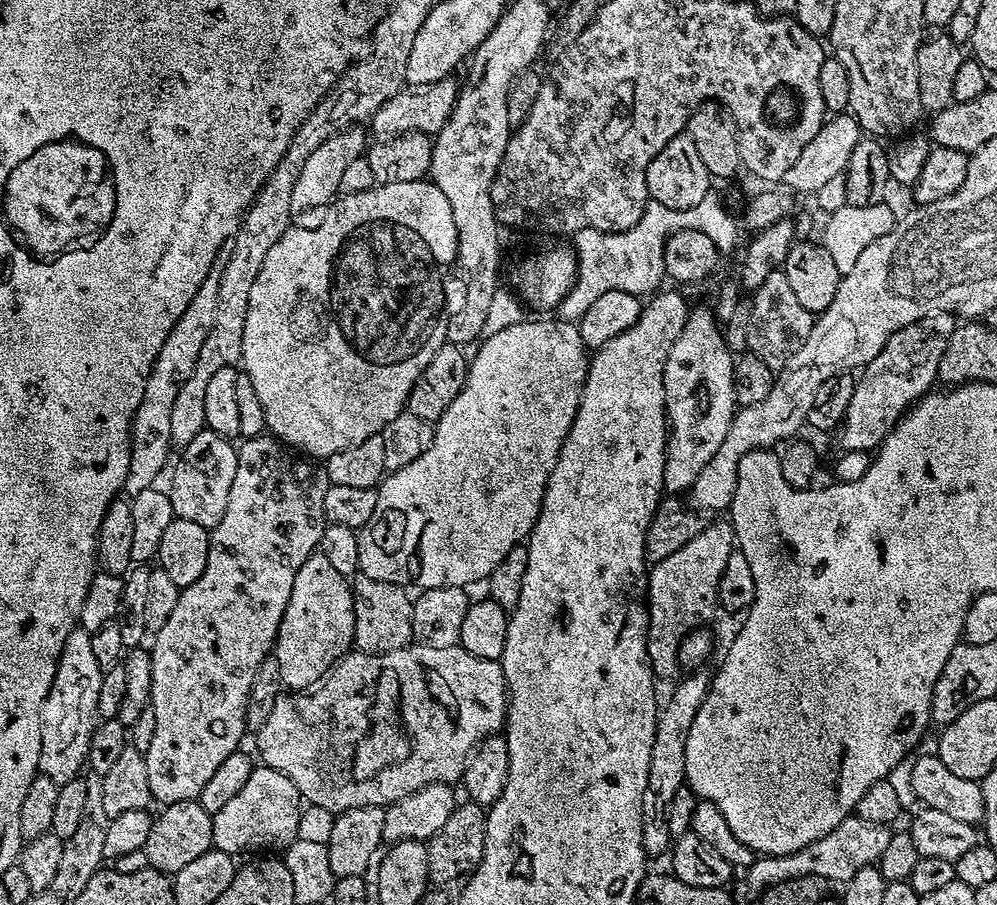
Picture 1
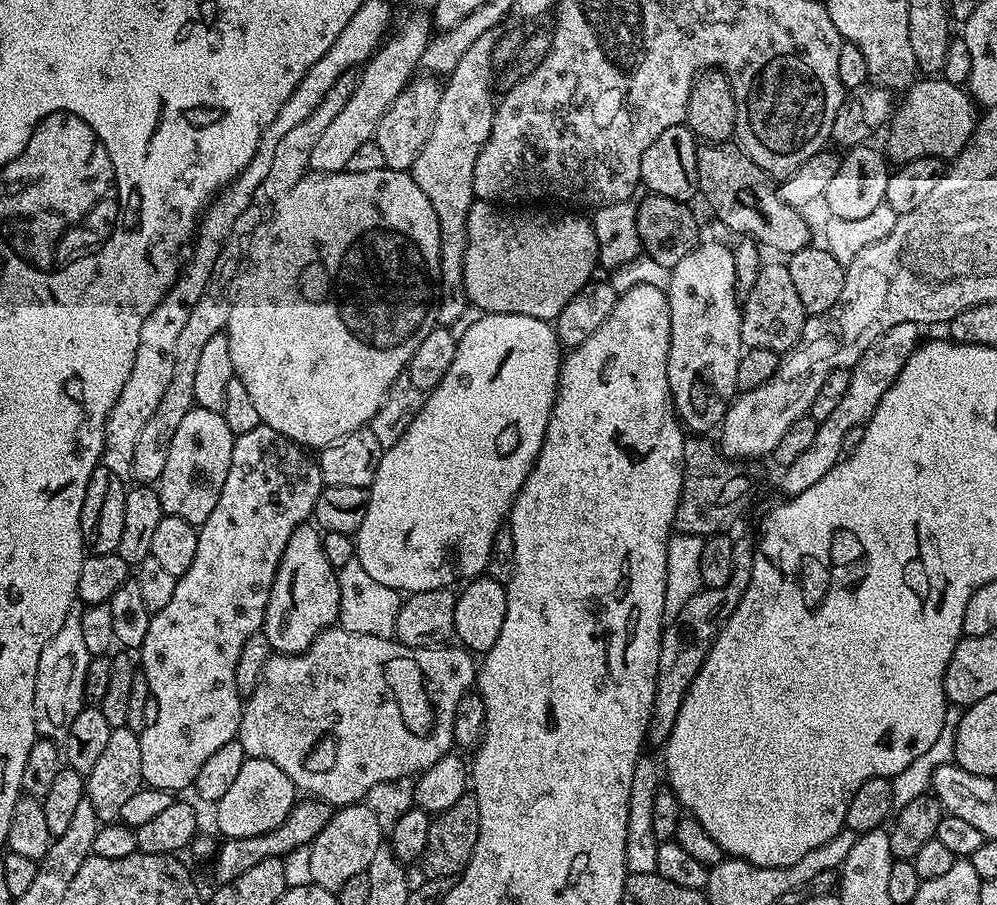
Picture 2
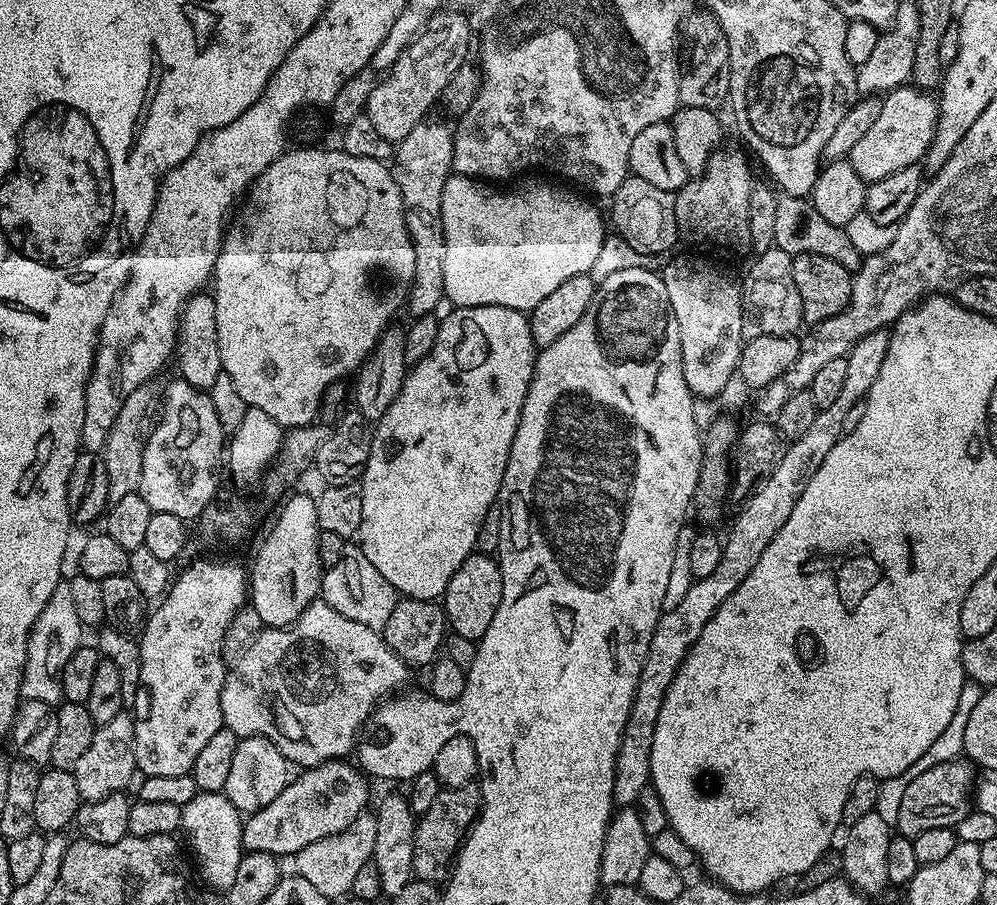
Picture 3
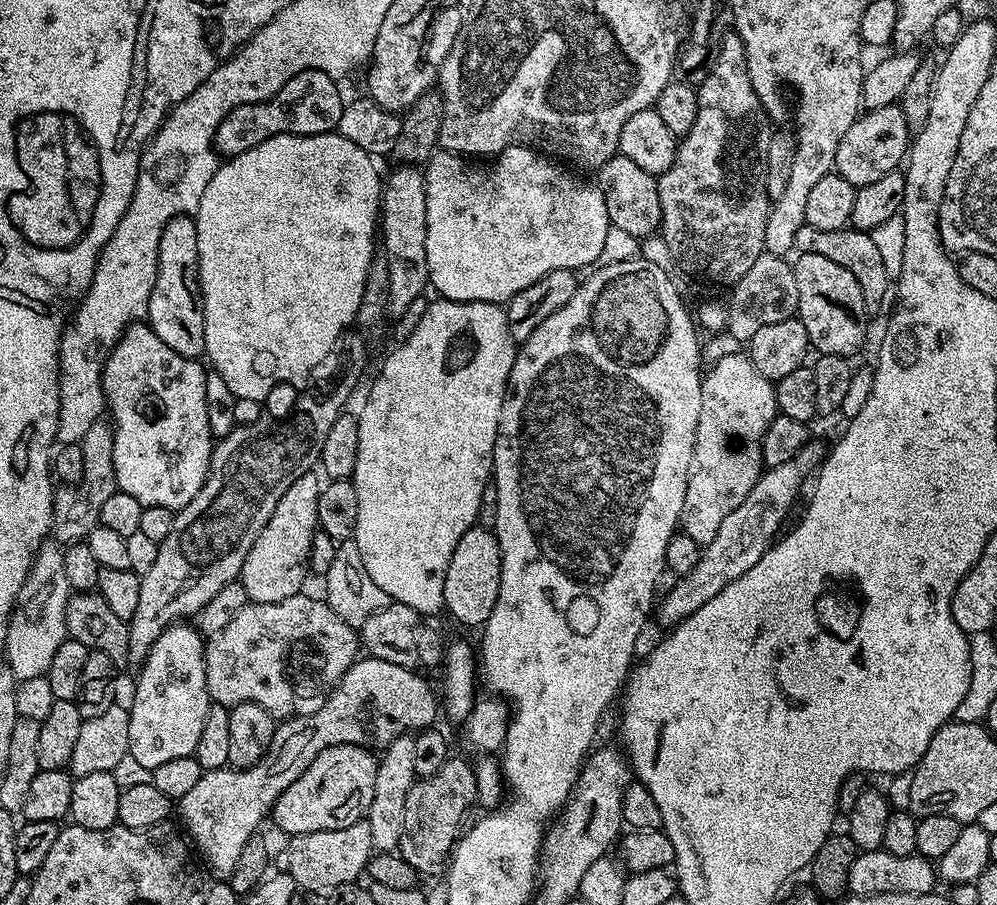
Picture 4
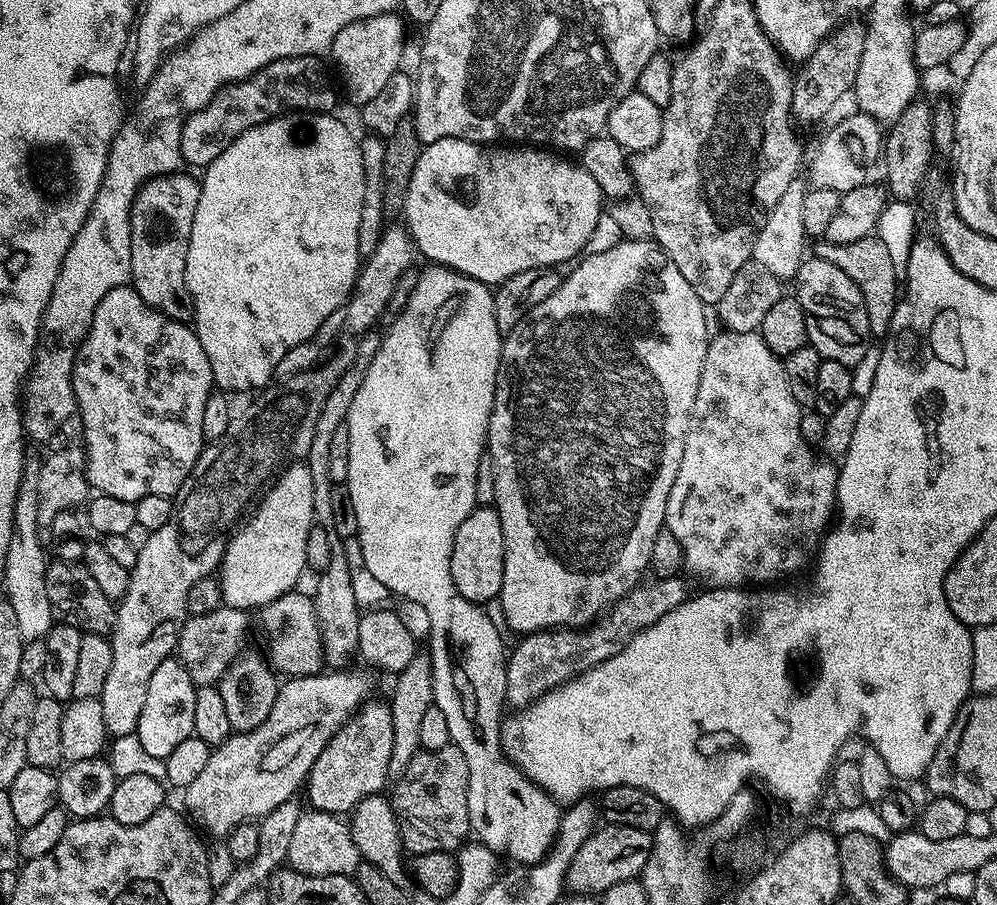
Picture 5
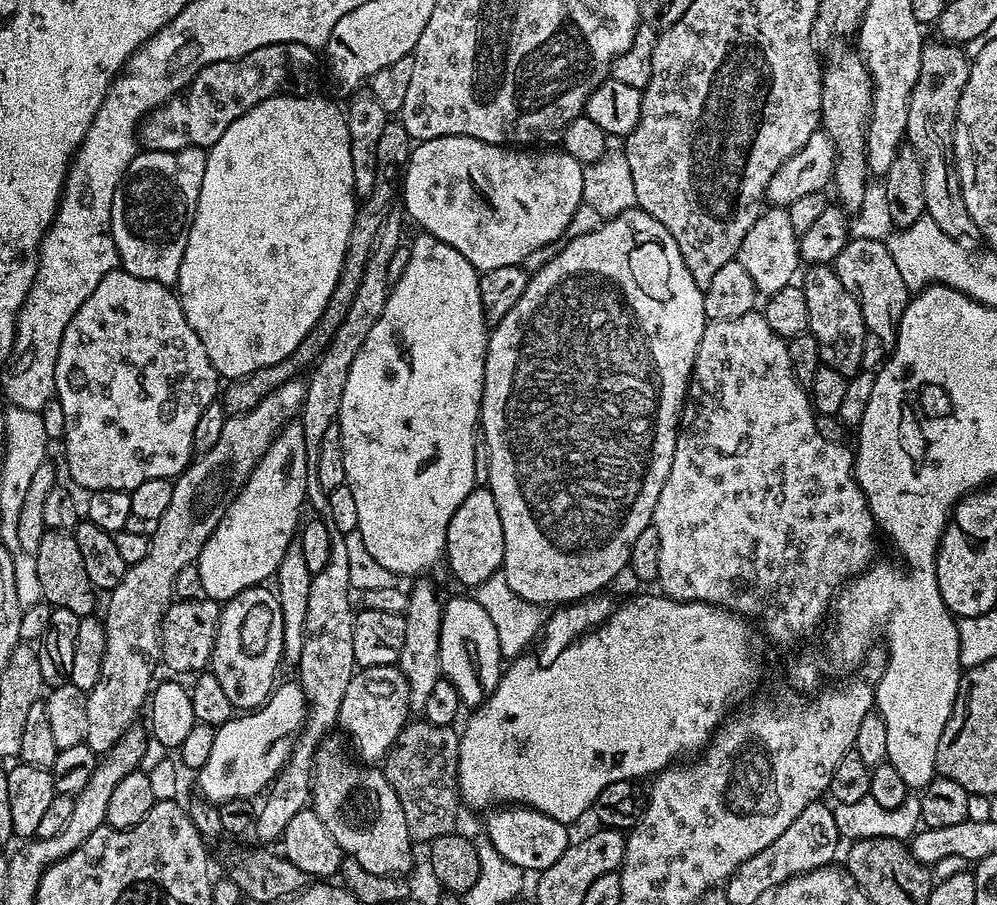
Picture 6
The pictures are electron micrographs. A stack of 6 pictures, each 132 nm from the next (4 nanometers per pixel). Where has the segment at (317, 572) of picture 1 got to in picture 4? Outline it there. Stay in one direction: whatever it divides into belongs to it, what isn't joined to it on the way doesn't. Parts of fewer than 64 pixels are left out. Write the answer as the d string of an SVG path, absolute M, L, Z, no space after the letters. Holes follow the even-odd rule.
M315 471L302 474L282 494L282 502L274 506L274 514L270 514L270 522L262 526L262 534L250 546L250 554L246 554L246 562L242 566L238 580L242 591L253 604L281 604L286 598L297 595L304 584L304 575L309 575L308 555L310 542L318 530L318 498L322 480Z

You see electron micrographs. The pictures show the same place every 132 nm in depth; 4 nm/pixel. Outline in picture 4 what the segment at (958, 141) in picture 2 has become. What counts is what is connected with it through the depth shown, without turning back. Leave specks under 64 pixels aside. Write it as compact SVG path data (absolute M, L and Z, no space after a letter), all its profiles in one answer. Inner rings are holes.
M899 103L874 108L857 116L854 126L850 126L846 134L842 134L842 142L838 142L834 171L846 178L846 182L861 188L897 171L907 157L909 147L910 129Z

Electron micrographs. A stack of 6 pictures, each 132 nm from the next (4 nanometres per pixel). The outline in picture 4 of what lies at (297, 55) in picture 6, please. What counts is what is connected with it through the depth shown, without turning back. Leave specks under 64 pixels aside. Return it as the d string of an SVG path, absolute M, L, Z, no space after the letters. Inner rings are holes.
M320 68L302 70L297 76L290 78L290 82L286 82L286 86L275 98L263 100L257 104L243 104L234 110L230 110L216 131L214 147L217 153L221 157L231 158L250 150L254 146L258 146L258 142L266 142L266 138L274 138L283 132L305 136L306 134L326 134L327 132L337 131L340 126L346 97L340 93L340 88L336 84L339 83L334 77L326 74Z

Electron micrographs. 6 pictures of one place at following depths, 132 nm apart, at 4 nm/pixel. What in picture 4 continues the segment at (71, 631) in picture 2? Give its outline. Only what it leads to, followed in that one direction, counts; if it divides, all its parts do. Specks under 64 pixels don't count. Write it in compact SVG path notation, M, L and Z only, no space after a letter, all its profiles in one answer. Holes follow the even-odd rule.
M49 538L36 549L32 557L32 569L16 599L8 622L8 637L2 646L2 652L8 655L6 667L16 675L17 681L48 675L48 667L54 658L54 653L62 642L69 639L66 626L66 606L70 595L70 587L63 569L65 549L55 539Z

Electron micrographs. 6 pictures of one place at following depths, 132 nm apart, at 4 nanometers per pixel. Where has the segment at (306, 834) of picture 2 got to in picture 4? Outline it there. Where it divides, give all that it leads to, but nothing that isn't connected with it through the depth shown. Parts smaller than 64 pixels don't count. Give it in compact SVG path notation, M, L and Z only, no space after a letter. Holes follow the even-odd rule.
M339 744L333 748L322 750L322 754L318 754L318 758L314 758L314 762L310 762L310 766L306 766L306 770L294 782L290 782L290 786L286 786L286 790L282 790L280 797L272 804L270 820L273 820L282 831L285 837L291 838L298 834L310 834L318 830L342 830L346 826L354 826L358 821L365 819L370 810L370 802L374 802L374 778L376 777L377 757L373 755L367 748L359 748L356 744Z

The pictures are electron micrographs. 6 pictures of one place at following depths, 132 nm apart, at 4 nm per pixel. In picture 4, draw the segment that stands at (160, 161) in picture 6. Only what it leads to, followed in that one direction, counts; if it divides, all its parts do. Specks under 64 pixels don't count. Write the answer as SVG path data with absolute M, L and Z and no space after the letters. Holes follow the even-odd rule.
M191 215L176 216L162 230L162 242L158 246L158 270L154 278L154 290L150 292L148 314L146 317L148 327L166 342L178 354L200 358L204 356L204 343L206 330L204 329L204 304L200 301L200 275L198 274L198 234L196 222Z

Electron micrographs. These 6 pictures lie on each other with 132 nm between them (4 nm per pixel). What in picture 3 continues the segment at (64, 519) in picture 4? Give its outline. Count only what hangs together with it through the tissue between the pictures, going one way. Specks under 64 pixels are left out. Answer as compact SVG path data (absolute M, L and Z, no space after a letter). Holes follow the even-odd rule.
M145 386L134 390L126 398L118 418L111 427L102 449L102 457L108 474L108 501L118 502L127 494L134 493L139 489L142 476L142 454L145 442L149 434L158 423L158 409L162 404L162 396L159 391L155 392L152 386Z

